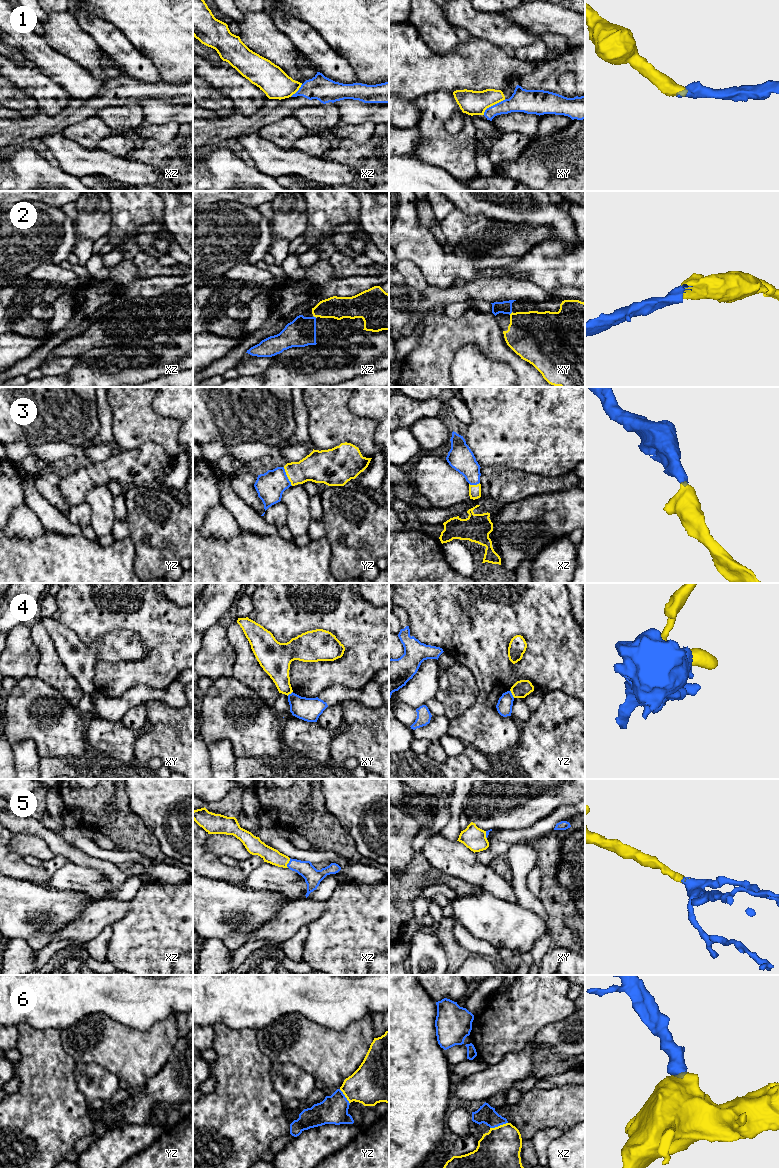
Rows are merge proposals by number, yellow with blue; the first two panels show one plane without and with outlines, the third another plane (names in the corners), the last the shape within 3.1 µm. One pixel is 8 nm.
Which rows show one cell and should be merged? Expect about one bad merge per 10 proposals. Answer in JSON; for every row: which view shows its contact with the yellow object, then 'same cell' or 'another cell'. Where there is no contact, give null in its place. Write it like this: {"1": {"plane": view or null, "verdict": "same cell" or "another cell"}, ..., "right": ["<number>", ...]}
{"1": {"plane": "xy", "verdict": "another cell"}, "2": {"plane": "xz", "verdict": "same cell"}, "3": {"plane": "yz", "verdict": "same cell"}, "4": {"plane": "yz", "verdict": "another cell"}, "5": {"plane": "xz", "verdict": "same cell"}, "6": {"plane": "xz", "verdict": "same cell"}, "right": ["2", "3", "5", "6"]}

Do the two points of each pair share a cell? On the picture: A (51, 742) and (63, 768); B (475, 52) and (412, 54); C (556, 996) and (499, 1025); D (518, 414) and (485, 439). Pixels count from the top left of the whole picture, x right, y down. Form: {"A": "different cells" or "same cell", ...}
{"A": "different cells", "B": "same cell", "C": "same cell", "D": "same cell"}

